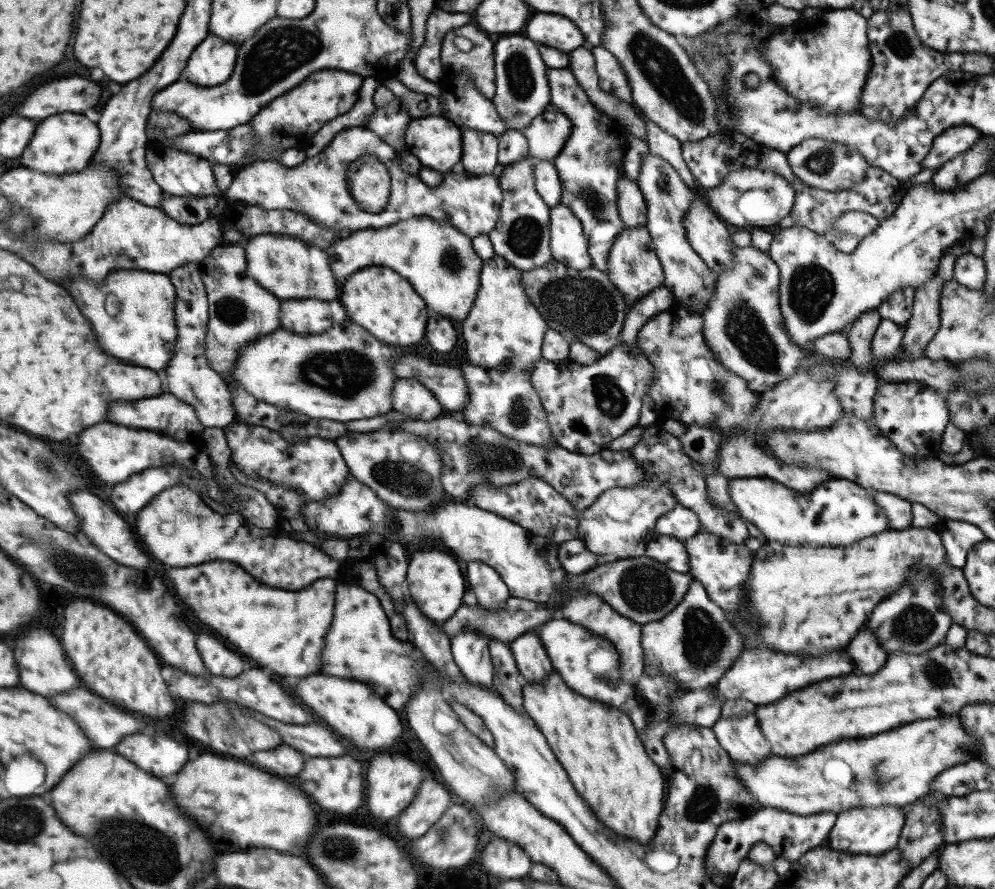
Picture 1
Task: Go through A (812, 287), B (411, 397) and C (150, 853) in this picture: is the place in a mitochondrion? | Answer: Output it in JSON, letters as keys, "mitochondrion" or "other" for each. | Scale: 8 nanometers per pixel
{"A":"mitochondrion","B":"other","C":"mitochondrion"}

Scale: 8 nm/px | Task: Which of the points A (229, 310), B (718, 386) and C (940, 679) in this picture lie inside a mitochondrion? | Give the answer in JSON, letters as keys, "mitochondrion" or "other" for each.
{"A":"mitochondrion","B":"mitochondrion","C":"mitochondrion"}

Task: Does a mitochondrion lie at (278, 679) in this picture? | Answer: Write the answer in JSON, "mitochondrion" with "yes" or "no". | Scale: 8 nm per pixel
{"mitochondrion":"no"}

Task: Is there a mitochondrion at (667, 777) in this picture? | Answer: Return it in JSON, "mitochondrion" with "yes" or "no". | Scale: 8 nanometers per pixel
{"mitochondrion":"no"}

